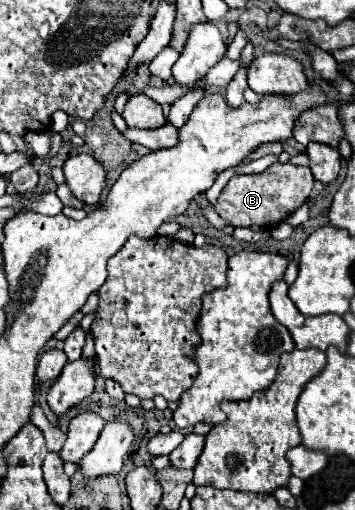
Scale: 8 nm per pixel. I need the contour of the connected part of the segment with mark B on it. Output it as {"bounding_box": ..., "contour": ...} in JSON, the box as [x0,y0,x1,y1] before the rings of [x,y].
{"bounding_box":[215,162,313,230],"contour":[[[275,162],[261,174],[233,176],[219,194],[215,210],[223,220],[227,220],[233,226],[261,226],[271,230],[281,222],[285,222],[301,204],[305,204],[311,190],[313,190],[313,176],[307,166]]]}

